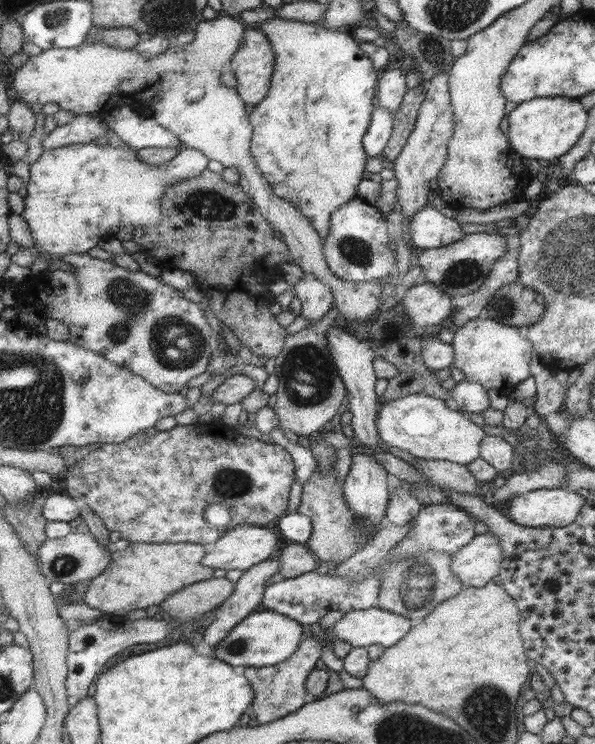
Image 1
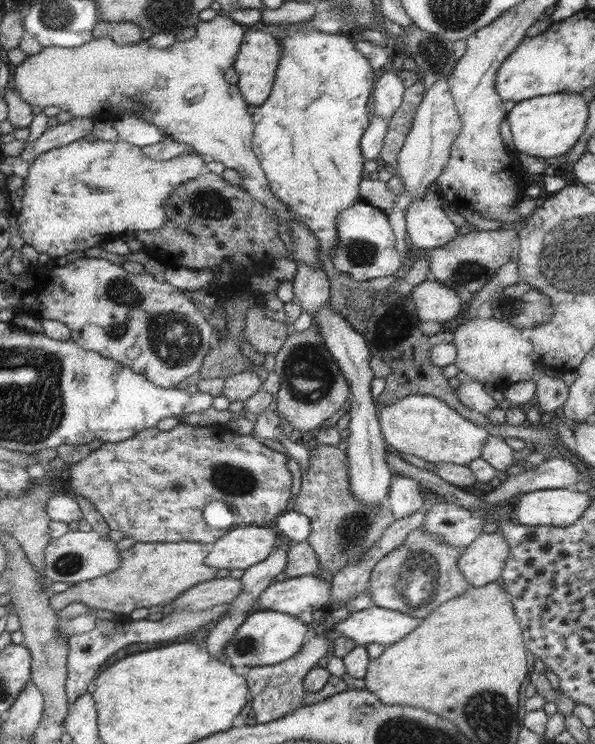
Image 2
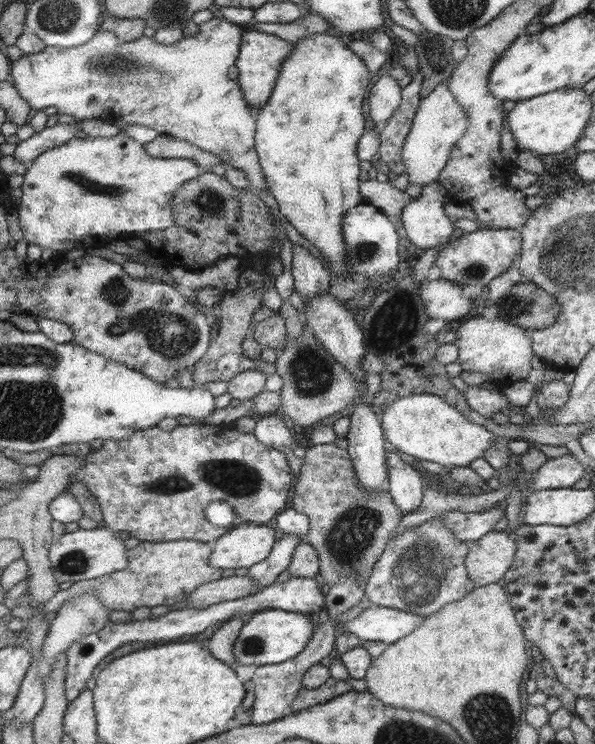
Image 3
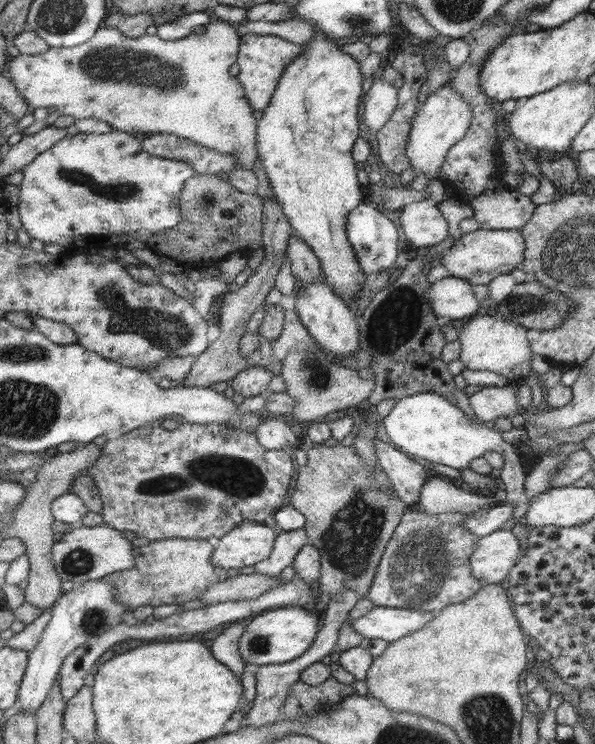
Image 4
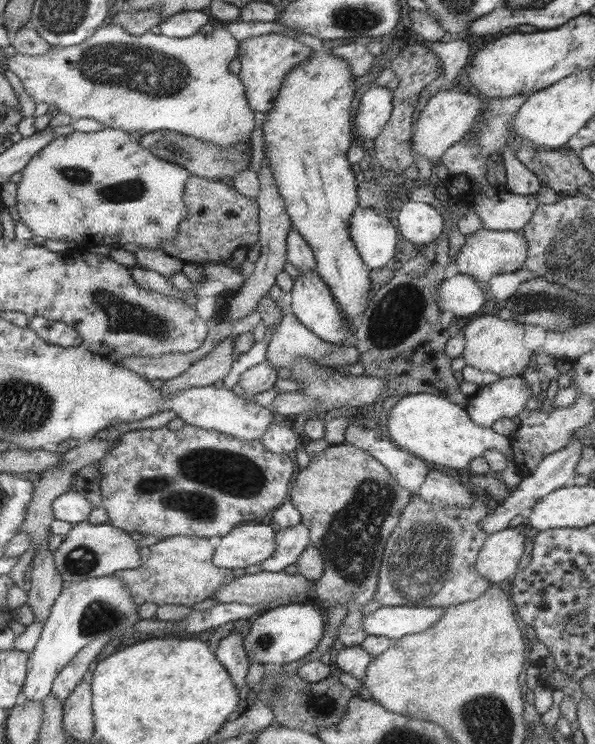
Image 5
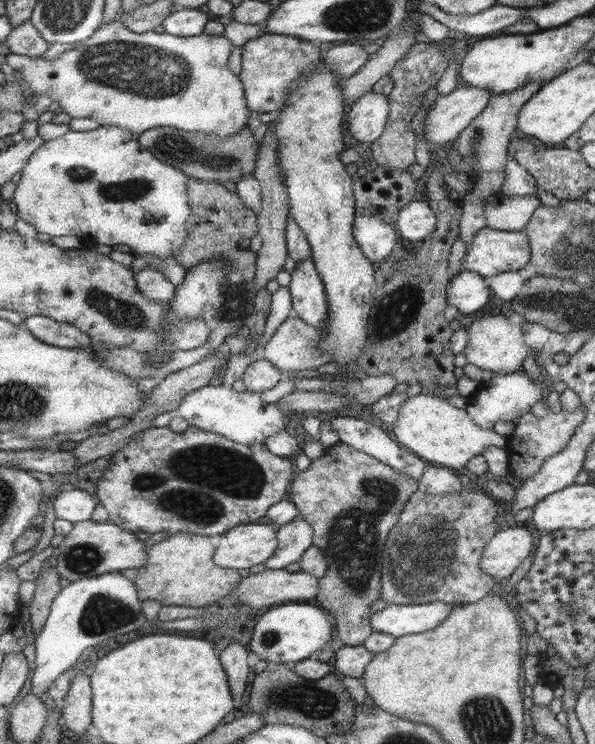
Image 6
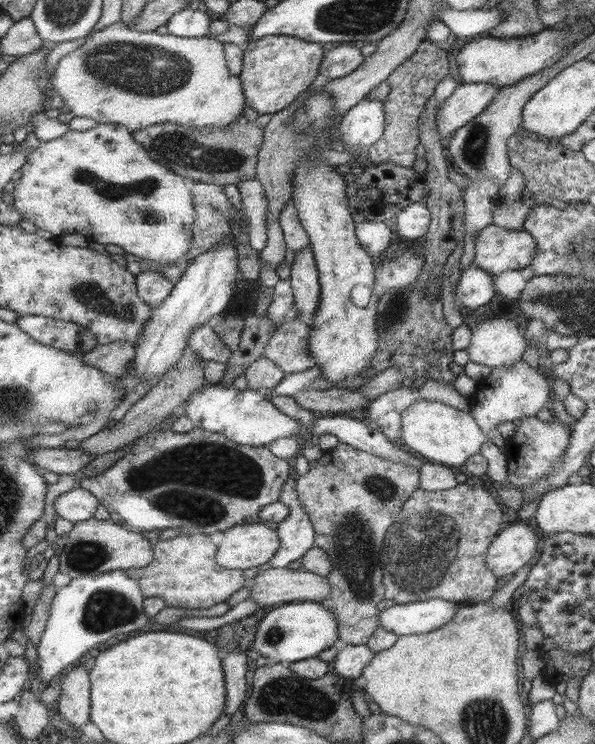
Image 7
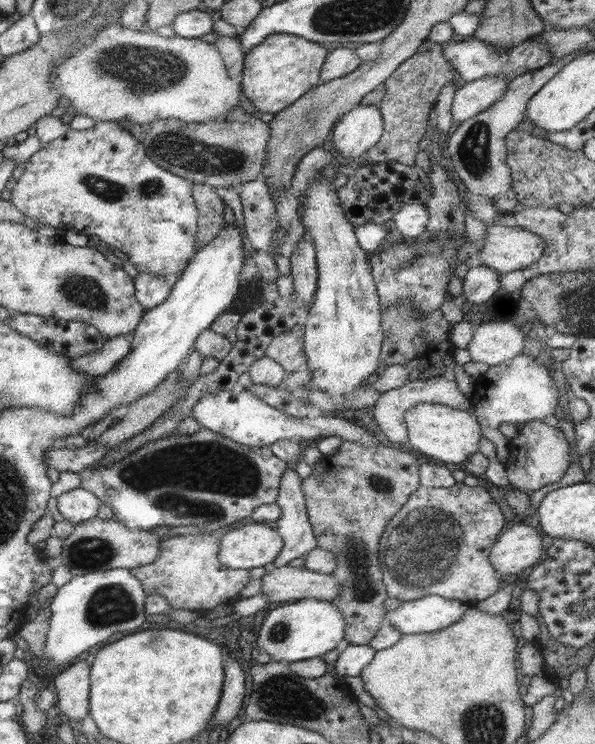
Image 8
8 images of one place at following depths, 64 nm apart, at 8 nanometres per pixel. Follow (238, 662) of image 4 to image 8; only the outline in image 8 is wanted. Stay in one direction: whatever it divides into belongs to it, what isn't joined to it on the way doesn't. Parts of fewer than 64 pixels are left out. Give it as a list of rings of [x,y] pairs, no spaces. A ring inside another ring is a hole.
[[[229,659],[226,666],[225,684],[223,684],[223,694],[219,697],[219,708],[215,708],[215,716],[207,720],[207,728],[213,726],[225,727],[237,714],[245,696],[245,686],[243,685],[244,671],[237,661]]]

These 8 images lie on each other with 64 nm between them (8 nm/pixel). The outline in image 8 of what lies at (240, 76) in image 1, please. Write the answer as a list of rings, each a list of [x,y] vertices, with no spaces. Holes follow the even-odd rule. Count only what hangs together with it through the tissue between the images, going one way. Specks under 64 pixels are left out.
[[[274,34],[263,39],[258,46],[244,53],[243,78],[240,84],[243,96],[257,108],[257,114],[275,114],[302,98],[311,86],[319,85],[319,72],[327,50],[315,41],[300,36]]]

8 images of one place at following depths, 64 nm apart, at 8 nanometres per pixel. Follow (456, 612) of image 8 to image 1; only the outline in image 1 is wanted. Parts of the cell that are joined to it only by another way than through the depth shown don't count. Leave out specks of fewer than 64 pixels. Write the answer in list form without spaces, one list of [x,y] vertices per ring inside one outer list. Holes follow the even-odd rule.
[[[373,607],[345,613],[329,631],[351,646],[378,644],[386,649],[402,639],[412,626],[414,621],[411,619]]]

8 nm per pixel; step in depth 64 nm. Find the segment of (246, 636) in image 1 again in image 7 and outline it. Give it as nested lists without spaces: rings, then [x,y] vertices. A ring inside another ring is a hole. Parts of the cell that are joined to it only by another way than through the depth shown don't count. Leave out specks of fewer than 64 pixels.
[[[299,601],[271,609],[258,623],[252,643],[257,654],[267,659],[268,663],[290,664],[311,659],[317,652],[323,652],[333,646],[337,640],[338,620],[334,613],[320,602]]]

